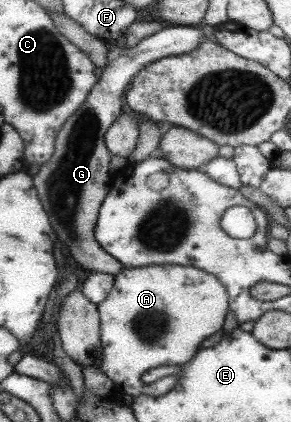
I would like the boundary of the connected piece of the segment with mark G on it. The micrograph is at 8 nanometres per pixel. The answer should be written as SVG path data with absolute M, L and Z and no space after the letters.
M169 26L142 38L133 48L119 48L114 44L107 47L106 63L98 72L97 82L89 91L85 103L67 118L54 142L54 151L50 159L40 166L37 175L32 176L42 209L47 214L50 227L61 246L67 248L79 268L89 272L104 272L115 276L122 266L105 252L94 239L94 228L101 201L108 193L110 177L108 172L111 153L104 143L105 131L122 112L124 93L131 79L150 62L168 56L187 54L200 45L202 38L211 30L199 30L195 27Z

